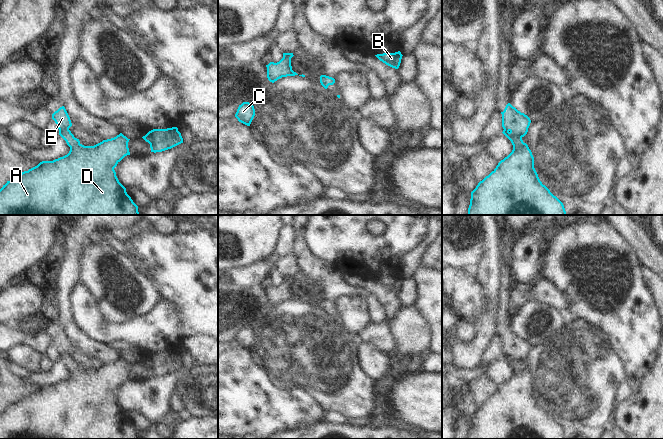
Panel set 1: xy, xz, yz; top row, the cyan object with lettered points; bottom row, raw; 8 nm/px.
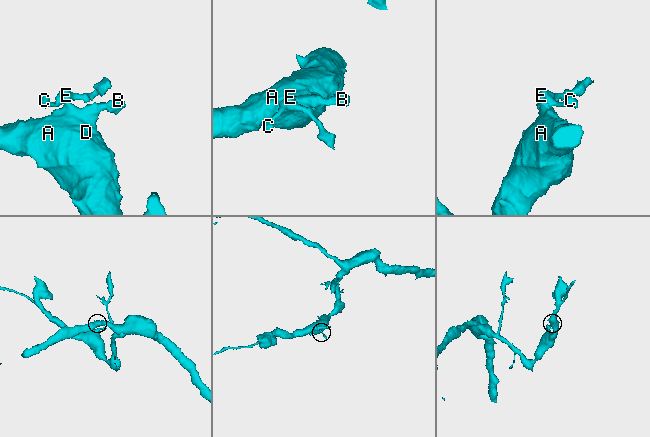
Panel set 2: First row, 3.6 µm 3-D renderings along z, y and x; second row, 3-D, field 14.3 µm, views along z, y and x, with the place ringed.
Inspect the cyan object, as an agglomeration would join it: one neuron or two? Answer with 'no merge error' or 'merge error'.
merge error

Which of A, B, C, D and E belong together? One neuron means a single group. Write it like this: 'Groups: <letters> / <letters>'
Groups: A B D / C E

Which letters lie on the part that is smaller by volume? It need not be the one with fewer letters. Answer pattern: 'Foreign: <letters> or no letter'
Foreign: C, E

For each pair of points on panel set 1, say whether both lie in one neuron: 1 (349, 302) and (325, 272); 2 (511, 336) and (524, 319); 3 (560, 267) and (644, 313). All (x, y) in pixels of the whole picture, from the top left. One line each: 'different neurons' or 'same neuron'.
1: different neurons
2: same neuron
3: same neuron

